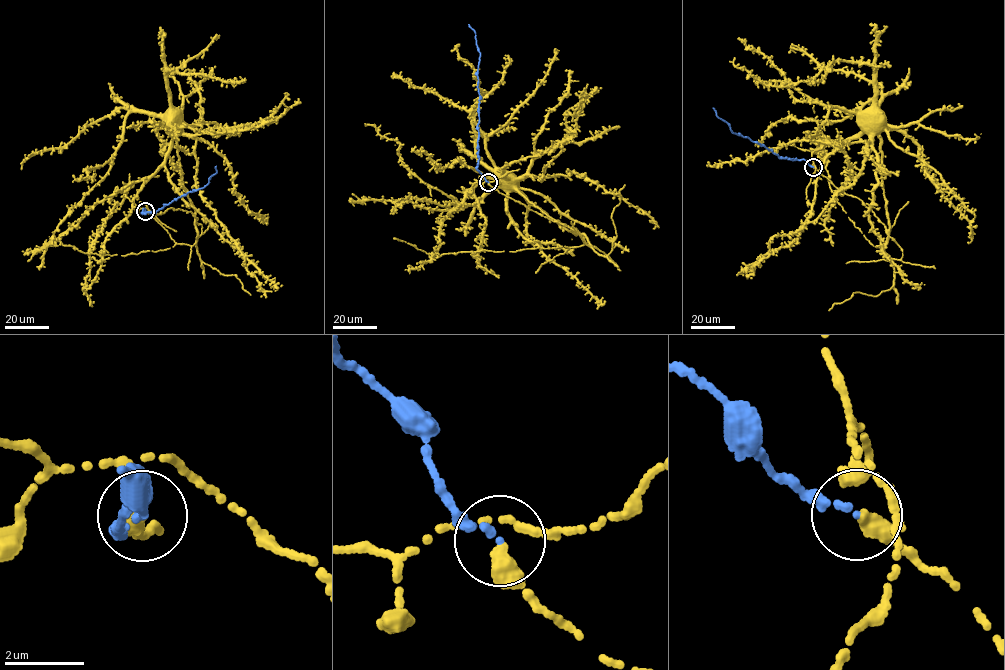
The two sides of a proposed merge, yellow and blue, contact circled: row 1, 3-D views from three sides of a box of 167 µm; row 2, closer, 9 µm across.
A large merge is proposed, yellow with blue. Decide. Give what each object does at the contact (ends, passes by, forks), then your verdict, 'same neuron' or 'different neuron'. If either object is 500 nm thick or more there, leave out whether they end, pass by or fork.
yellow passes by; blue ends; same neuron

